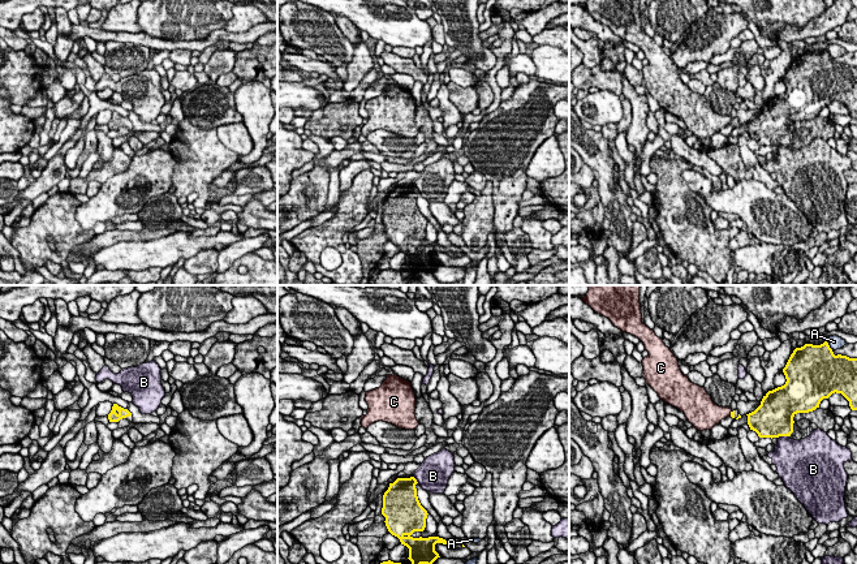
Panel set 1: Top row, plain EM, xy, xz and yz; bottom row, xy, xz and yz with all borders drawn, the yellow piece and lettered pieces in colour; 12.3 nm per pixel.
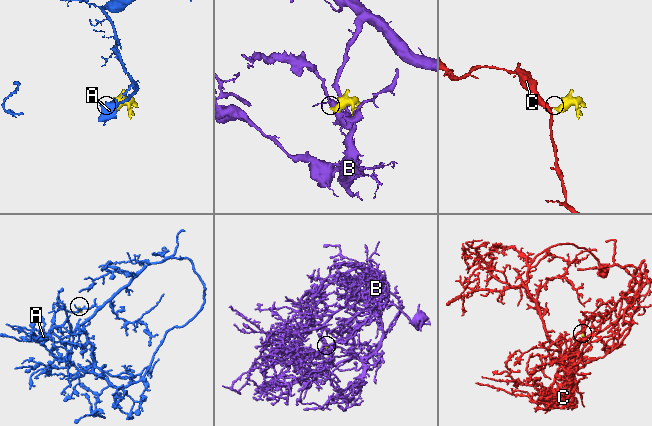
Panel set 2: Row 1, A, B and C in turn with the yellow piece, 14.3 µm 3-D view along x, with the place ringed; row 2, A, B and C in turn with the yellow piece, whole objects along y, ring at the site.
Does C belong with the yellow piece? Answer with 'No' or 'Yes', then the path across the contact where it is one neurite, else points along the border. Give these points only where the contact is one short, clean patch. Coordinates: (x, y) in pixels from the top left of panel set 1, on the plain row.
No. Boundary: yz (731, 119), (730, 123)

